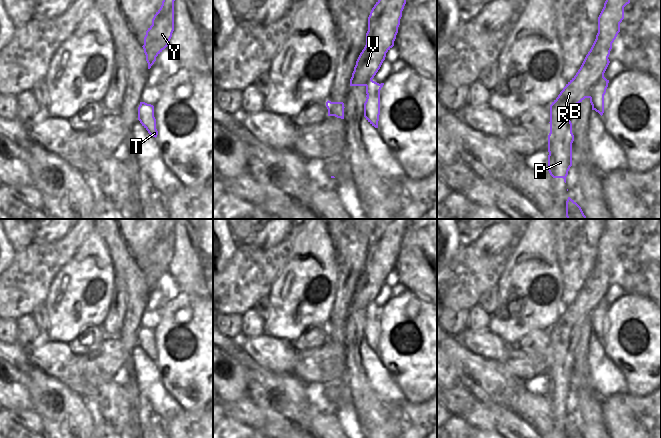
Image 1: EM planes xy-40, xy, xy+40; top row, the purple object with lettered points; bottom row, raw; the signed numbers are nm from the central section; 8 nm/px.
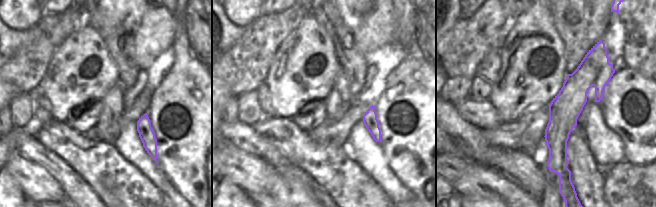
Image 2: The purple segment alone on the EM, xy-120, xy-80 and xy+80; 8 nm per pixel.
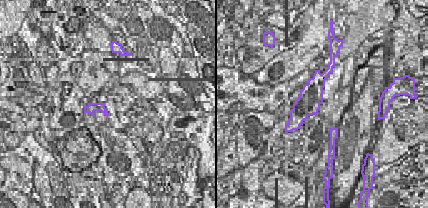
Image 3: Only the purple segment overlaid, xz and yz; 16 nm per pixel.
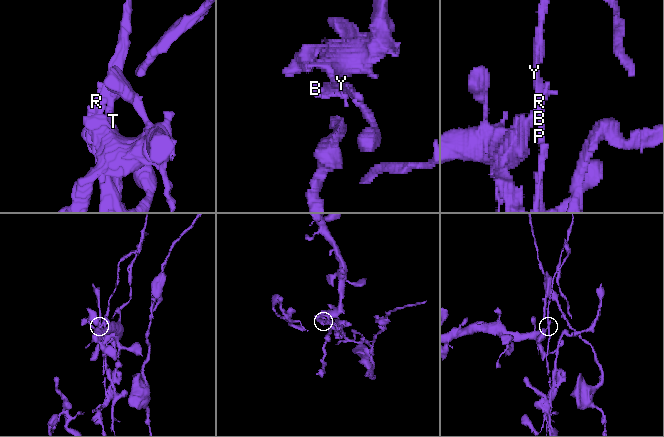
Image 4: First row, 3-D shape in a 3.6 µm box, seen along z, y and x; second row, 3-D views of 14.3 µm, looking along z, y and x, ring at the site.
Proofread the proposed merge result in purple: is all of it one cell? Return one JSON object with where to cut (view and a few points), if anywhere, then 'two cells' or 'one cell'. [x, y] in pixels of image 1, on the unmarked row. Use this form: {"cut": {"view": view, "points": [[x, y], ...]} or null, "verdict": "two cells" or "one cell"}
{"cut": {"view": "xy+40", "points": [[598, 306], [590, 322]]}, "verdict": "two cells"}

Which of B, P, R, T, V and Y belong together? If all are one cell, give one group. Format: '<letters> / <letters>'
B P R V Y / T

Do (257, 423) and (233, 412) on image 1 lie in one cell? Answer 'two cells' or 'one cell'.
one cell

